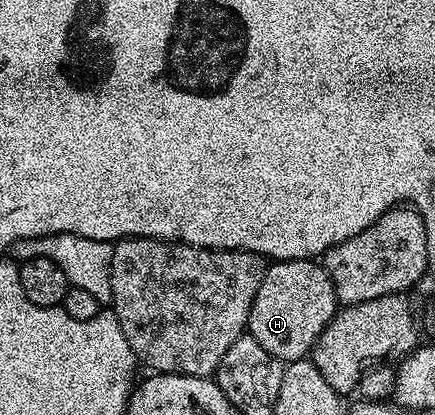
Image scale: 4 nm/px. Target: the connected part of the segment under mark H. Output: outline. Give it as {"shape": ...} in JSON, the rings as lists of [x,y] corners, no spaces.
{"shape":[[[309,258],[272,261],[263,273],[261,288],[257,288],[247,330],[269,356],[284,364],[298,362],[310,355],[321,332],[325,332],[329,320],[333,320],[336,309],[335,289],[322,264]]]}

